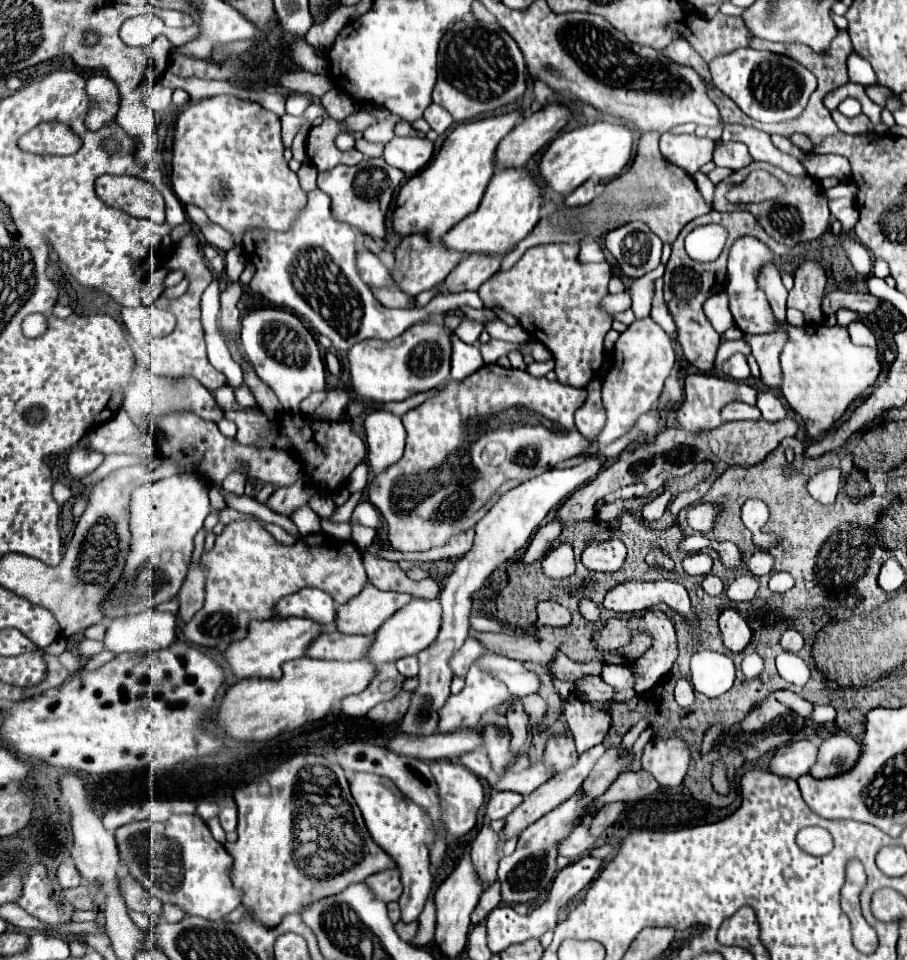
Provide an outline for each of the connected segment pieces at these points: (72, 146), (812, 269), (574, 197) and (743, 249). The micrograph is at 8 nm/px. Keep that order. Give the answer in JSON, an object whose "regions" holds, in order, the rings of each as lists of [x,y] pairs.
{"regions":[[[[48,121],[28,131],[18,145],[38,155],[72,155],[82,147],[82,139],[66,123]]],[[[800,261],[794,271],[794,287],[788,293],[786,307],[800,309],[806,315],[808,325],[818,325],[824,321],[820,309],[826,287],[826,271],[816,261]]],[[[588,179],[588,183],[582,183],[576,191],[572,191],[566,199],[564,199],[564,203],[568,205],[568,207],[578,207],[578,205],[586,205],[586,203],[590,203],[592,199],[594,199],[594,179]]],[[[738,237],[728,253],[728,297],[730,297],[730,311],[734,315],[736,325],[742,333],[756,335],[756,333],[772,333],[780,323],[776,323],[776,317],[772,315],[772,309],[768,307],[768,299],[764,291],[756,285],[756,275],[760,267],[766,263],[774,263],[776,255],[758,239],[754,237]]]]}

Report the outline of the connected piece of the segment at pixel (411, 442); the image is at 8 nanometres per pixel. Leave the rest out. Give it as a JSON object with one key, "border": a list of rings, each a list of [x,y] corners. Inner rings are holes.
{"border":[[[496,363],[484,365],[470,377],[448,383],[428,397],[418,407],[402,415],[406,427],[406,449],[400,461],[396,461],[384,475],[374,475],[368,487],[370,503],[380,511],[388,525],[388,541],[396,551],[428,551],[444,545],[452,535],[470,527],[476,513],[488,505],[492,495],[502,483],[516,479],[528,481],[556,463],[576,457],[588,447],[588,441],[578,433],[574,414],[587,398],[585,388],[562,385],[536,379],[526,371],[506,369]]]}

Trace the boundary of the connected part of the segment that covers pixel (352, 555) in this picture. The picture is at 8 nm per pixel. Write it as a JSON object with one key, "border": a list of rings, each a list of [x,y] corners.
{"border":[[[258,519],[252,521],[238,521],[226,525],[226,529],[216,537],[216,543],[210,551],[202,553],[200,559],[204,565],[210,567],[208,581],[206,581],[206,601],[204,607],[182,625],[182,633],[188,641],[202,645],[202,647],[216,647],[218,651],[224,651],[230,643],[244,639],[248,633],[248,625],[252,619],[264,621],[274,613],[274,605],[304,587],[318,587],[332,595],[336,605],[346,603],[350,597],[356,595],[356,591],[362,591],[366,583],[366,571],[362,565],[362,557],[358,549],[348,541],[338,541],[326,533],[314,533],[300,537],[294,545],[286,547],[272,539],[268,531],[262,529]]]}

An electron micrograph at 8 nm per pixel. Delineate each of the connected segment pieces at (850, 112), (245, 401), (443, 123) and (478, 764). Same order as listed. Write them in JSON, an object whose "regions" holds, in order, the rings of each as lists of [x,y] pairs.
{"regions":[[[[846,97],[842,103],[840,103],[840,113],[844,113],[846,117],[856,117],[862,113],[860,109],[860,101],[854,99],[854,97]]],[[[242,383],[240,387],[234,389],[234,397],[236,397],[236,403],[242,407],[256,407],[256,399],[246,383]]],[[[432,103],[432,105],[424,111],[424,119],[430,123],[430,127],[432,127],[438,135],[442,135],[442,133],[452,125],[452,115],[450,115],[444,107],[440,107],[440,105],[436,105],[436,103]]],[[[472,751],[470,755],[460,755],[460,763],[480,777],[486,777],[490,773],[490,759],[484,755],[484,751]]]]}

